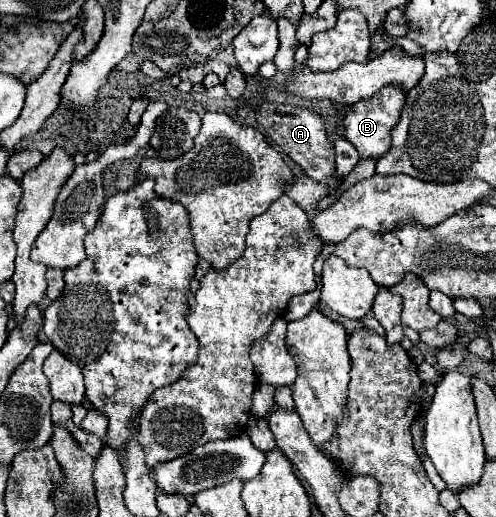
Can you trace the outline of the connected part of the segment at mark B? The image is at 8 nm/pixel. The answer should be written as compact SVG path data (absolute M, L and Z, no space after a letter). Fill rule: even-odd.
M389 85L389 87L383 87L379 93L375 93L371 99L351 105L343 113L341 125L345 129L345 139L355 145L361 159L379 159L387 153L387 149L391 145L391 129L399 121L403 103L405 103L405 91L401 87Z

